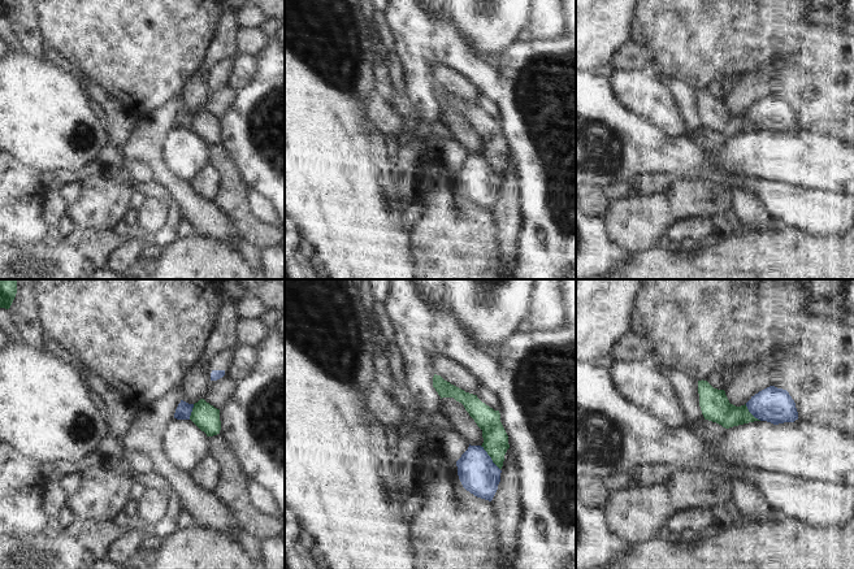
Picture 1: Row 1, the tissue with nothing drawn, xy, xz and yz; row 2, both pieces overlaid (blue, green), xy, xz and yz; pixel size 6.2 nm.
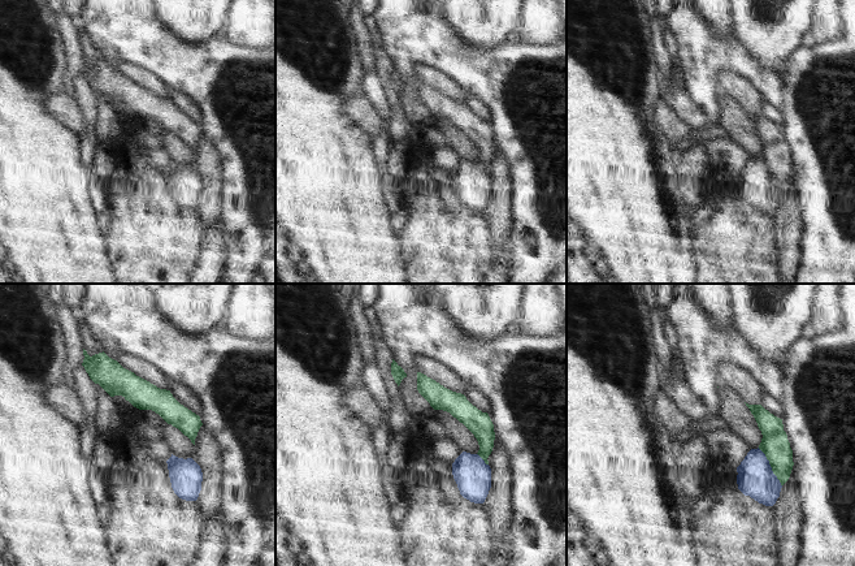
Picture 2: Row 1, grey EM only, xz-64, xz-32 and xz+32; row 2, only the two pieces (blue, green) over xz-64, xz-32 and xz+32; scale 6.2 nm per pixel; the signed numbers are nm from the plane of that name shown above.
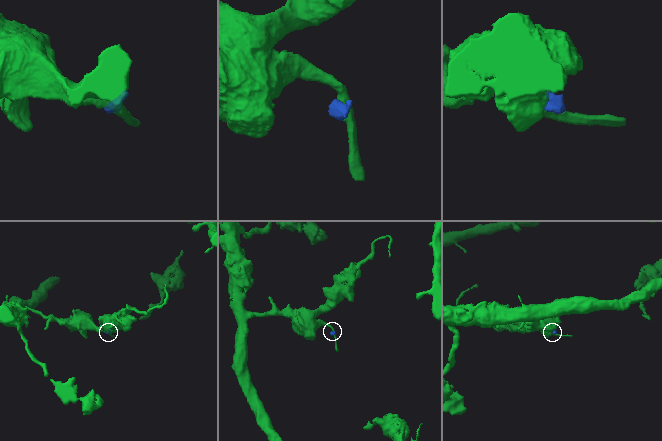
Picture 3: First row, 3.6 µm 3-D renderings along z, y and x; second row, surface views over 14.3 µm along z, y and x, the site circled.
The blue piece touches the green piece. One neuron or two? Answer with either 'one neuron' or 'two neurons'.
two neurons

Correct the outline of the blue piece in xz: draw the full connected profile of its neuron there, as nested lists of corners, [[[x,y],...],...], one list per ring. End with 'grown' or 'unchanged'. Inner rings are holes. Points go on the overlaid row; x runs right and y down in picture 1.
[[[471,446],[456,461],[463,487],[477,498],[491,501],[500,482],[502,470],[481,446]]]; unchanged

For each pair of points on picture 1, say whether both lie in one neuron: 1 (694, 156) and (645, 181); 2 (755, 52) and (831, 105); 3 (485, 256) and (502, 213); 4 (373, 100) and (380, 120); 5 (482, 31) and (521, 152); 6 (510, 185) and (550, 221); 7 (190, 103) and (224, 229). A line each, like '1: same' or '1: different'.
1: different
2: same
3: different
4: same
5: different
6: different
7: different

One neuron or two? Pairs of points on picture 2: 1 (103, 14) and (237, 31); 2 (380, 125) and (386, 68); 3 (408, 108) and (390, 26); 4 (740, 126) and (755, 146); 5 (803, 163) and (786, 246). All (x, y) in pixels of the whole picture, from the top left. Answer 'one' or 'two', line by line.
1: two
2: two
3: one
4: one
5: two

